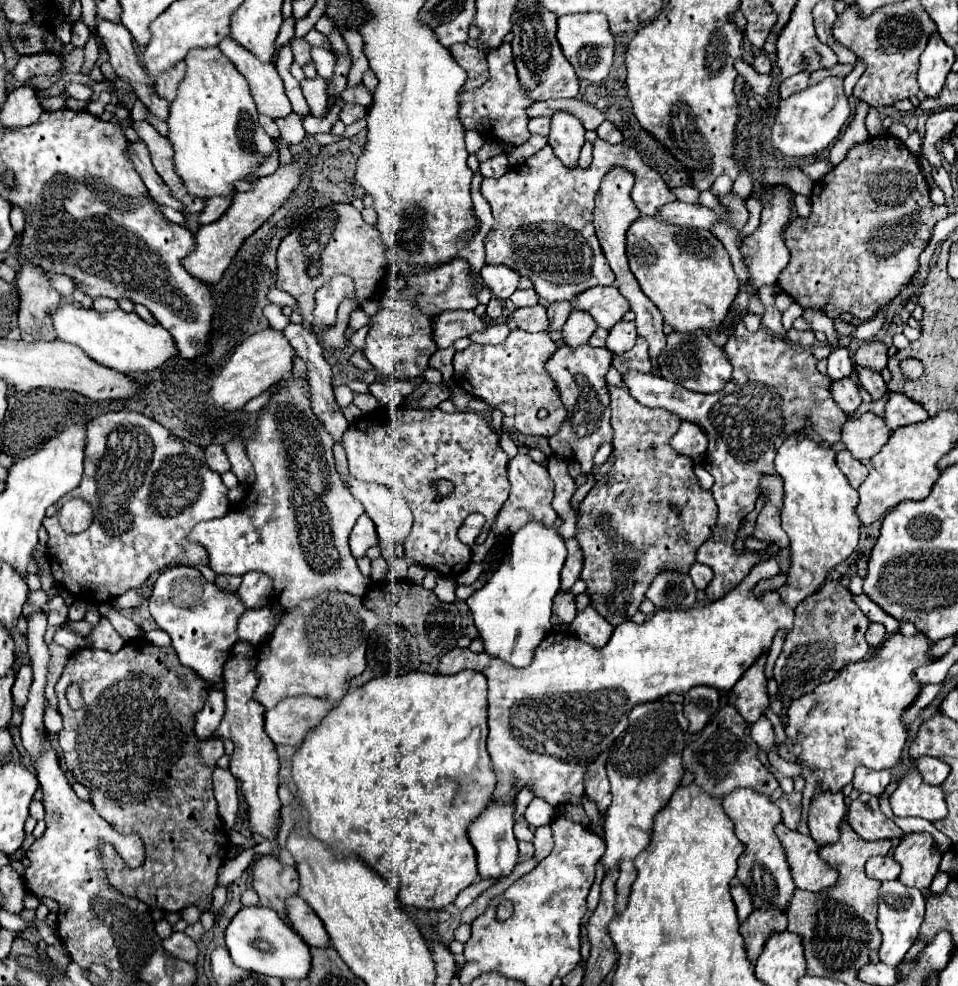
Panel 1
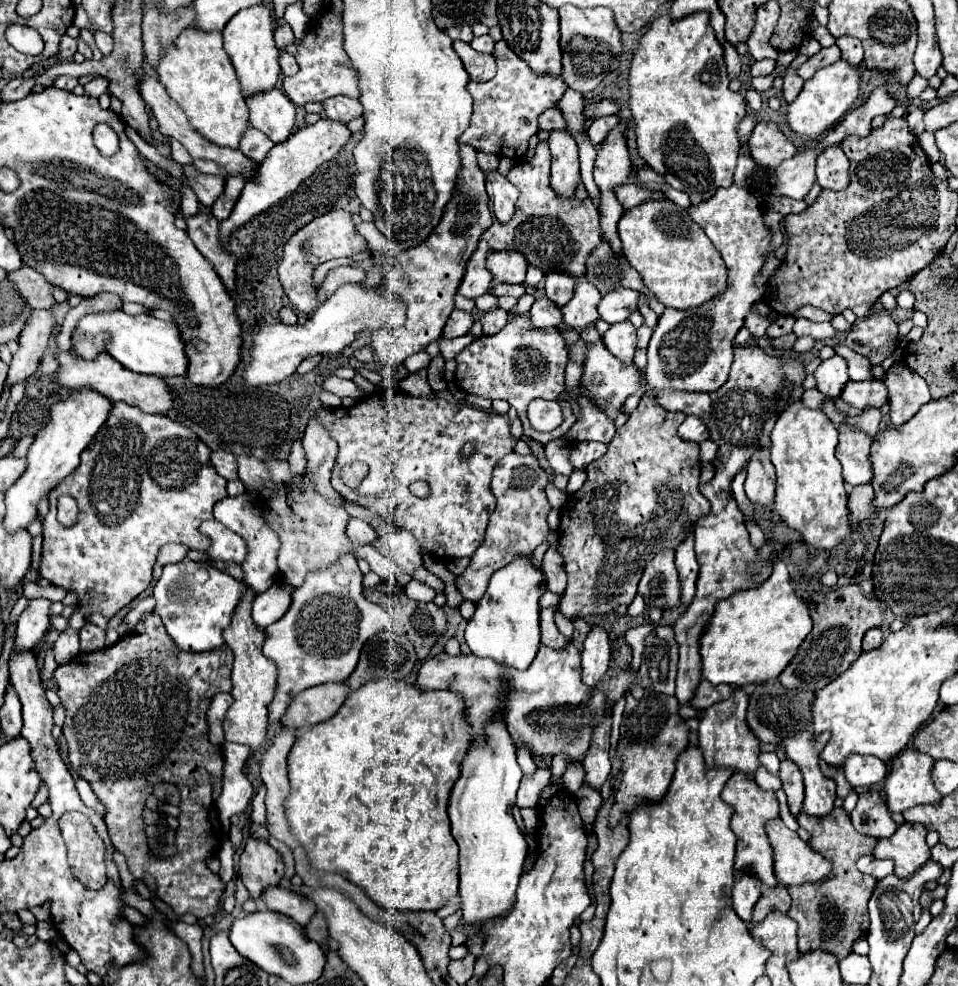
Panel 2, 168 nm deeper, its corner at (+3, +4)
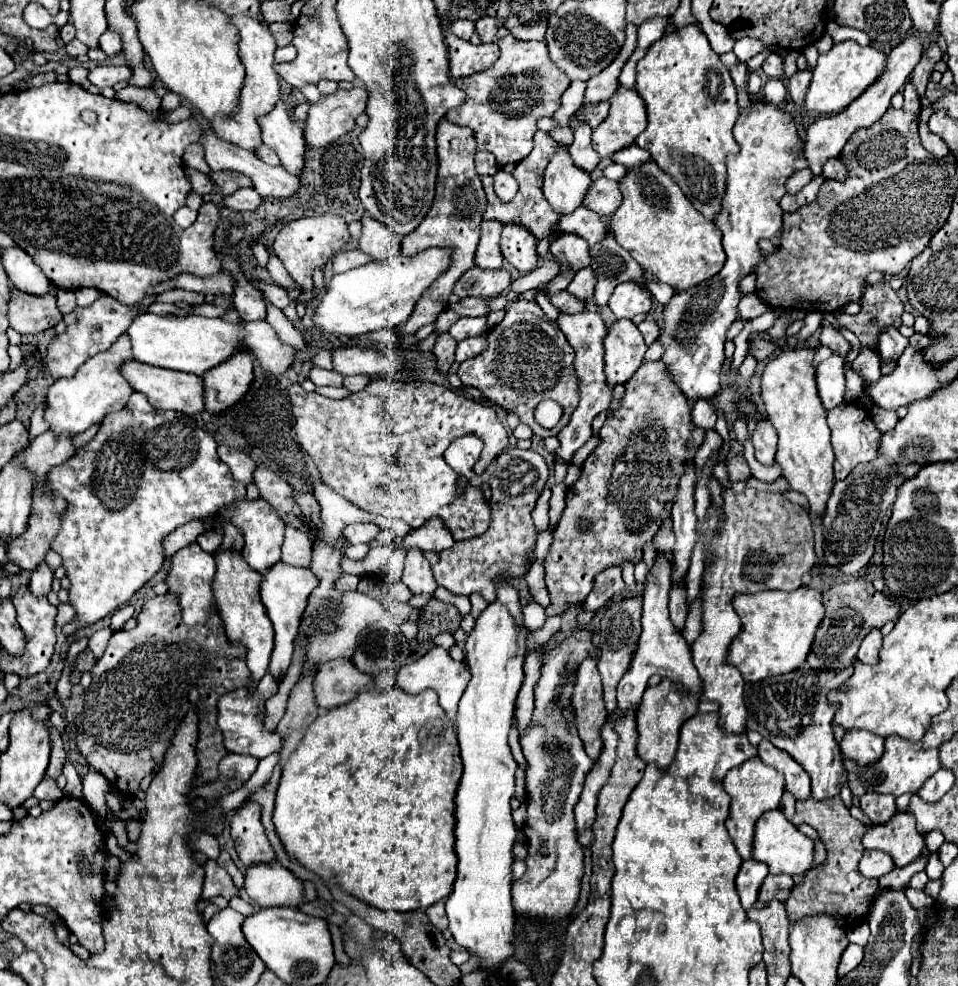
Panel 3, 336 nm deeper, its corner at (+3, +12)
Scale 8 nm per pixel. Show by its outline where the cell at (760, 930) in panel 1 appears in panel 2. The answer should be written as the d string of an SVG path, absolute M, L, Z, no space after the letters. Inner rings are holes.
M775 886L775 888L765 888L765 892L761 894L759 902L753 908L753 924L763 920L769 912L779 910L779 912L787 912L791 906L791 896L787 892L785 886Z

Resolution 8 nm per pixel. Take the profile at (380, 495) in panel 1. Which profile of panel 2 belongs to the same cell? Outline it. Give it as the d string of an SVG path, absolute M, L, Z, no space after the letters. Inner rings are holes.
M397 528L397 532L385 532L385 534L379 534L379 540L383 544L383 546L379 546L381 554L389 556L409 576L413 574L415 568L421 566L419 542L415 538L411 538L409 530Z

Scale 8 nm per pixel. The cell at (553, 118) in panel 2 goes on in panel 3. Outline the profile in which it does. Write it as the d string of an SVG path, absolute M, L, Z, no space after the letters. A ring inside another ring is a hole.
M575 80L571 82L571 86L563 92L561 96L561 104L555 112L555 116L551 116L551 120L557 126L569 126L569 120L573 116L573 112L579 108L579 104L583 102L583 94L585 94L585 82Z

